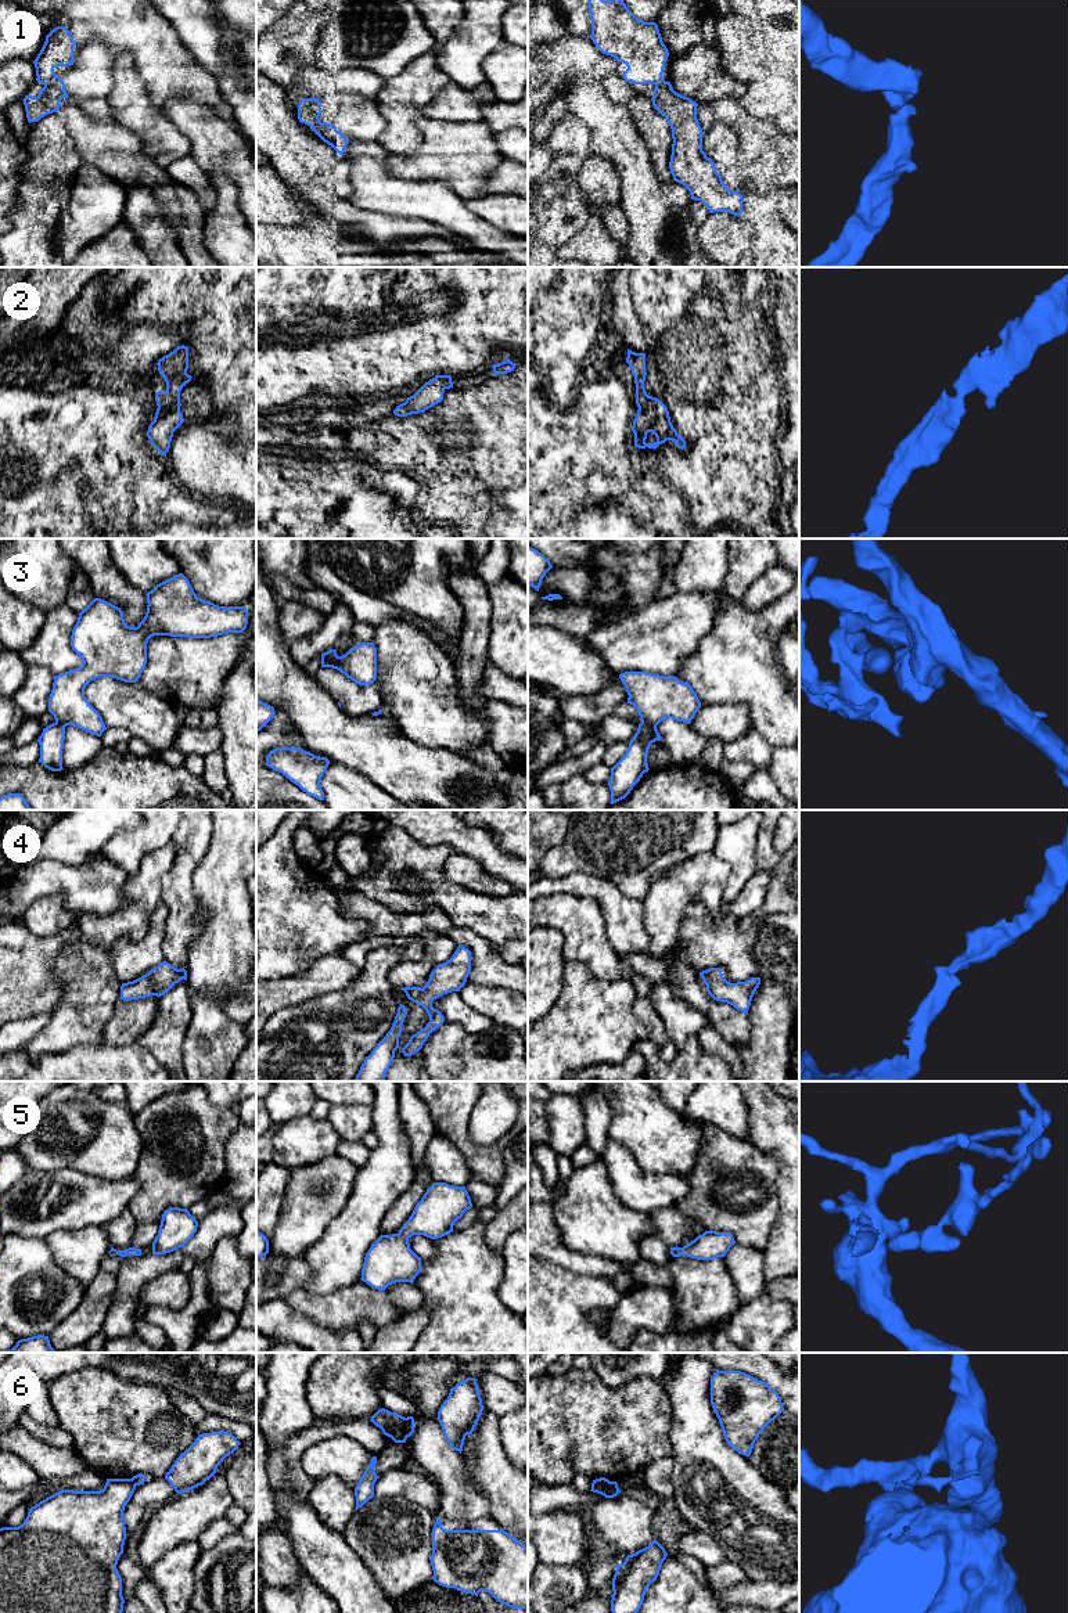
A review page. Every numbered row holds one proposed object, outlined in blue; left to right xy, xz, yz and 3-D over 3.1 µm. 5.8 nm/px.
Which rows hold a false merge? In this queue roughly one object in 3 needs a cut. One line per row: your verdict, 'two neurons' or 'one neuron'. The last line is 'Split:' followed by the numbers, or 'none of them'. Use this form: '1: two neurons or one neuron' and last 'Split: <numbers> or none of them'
1: one neuron
2: one neuron
3: two neurons
4: one neuron
5: one neuron
6: two neurons
Split: 3, 6

